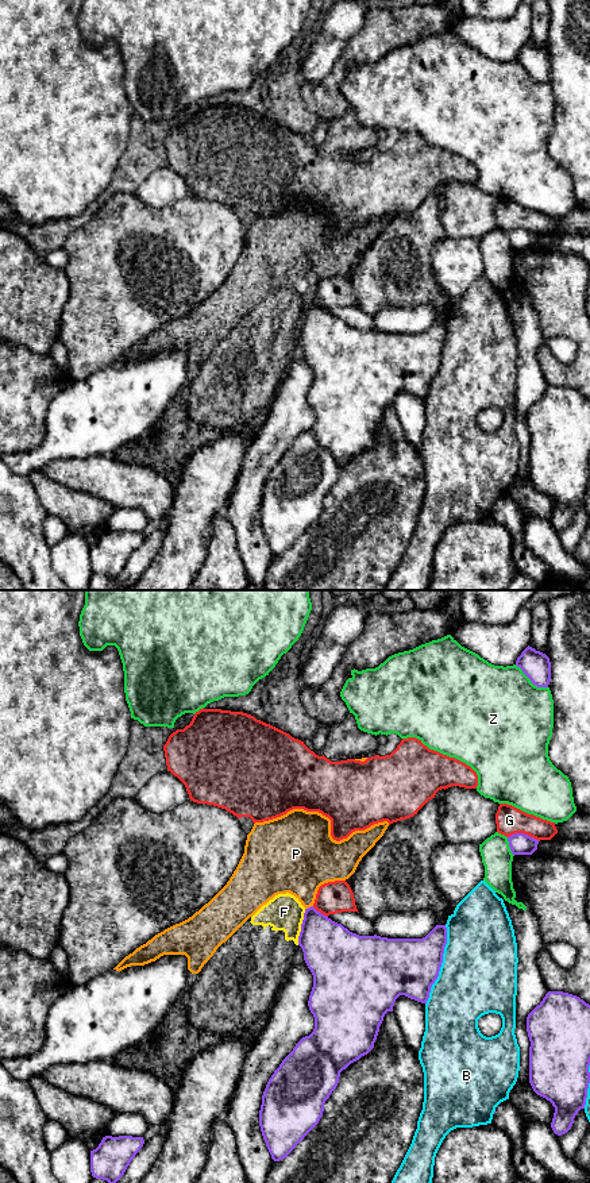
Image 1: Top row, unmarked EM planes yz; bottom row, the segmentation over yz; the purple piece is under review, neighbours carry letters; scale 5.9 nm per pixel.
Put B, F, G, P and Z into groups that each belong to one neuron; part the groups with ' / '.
B / F P / G / Z

